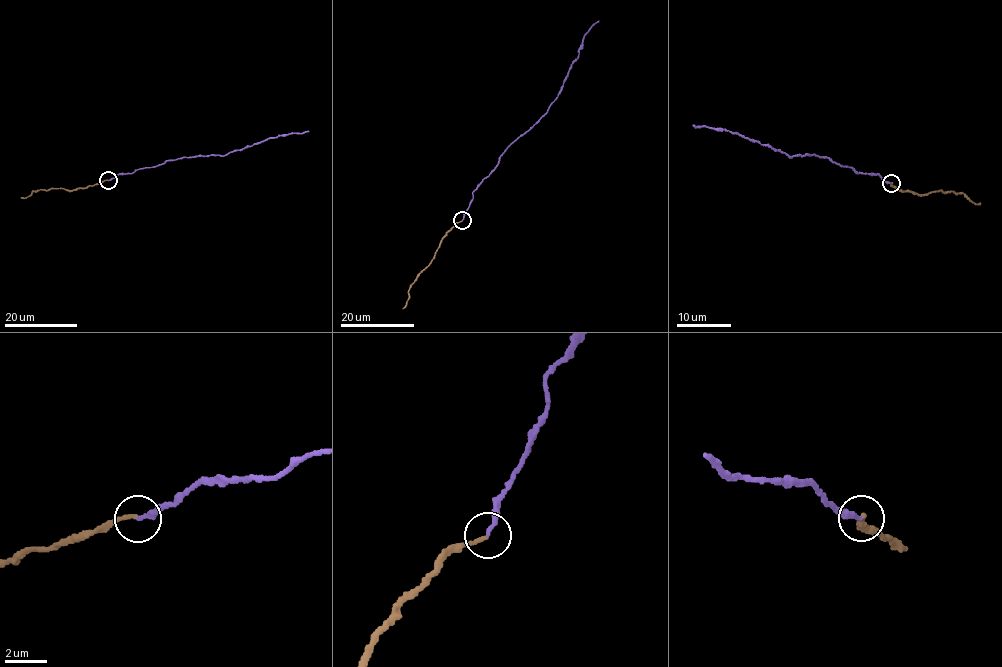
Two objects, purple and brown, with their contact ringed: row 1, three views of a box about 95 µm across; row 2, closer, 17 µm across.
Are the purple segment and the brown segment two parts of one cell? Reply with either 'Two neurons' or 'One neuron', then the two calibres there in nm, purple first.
One neuron. Thickness 220 nm (purple) against 200 nm

